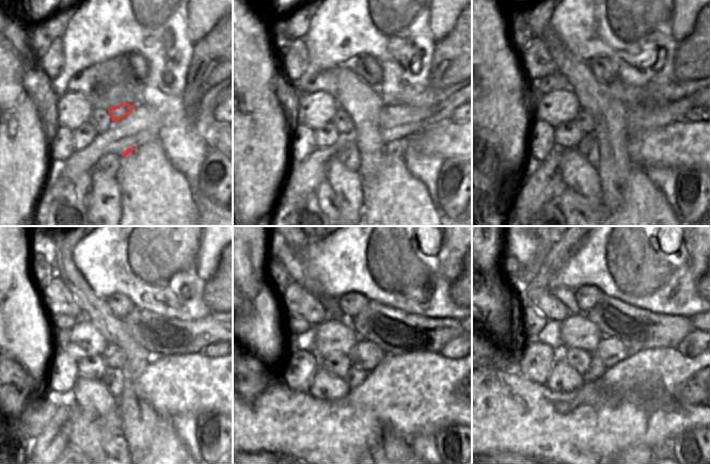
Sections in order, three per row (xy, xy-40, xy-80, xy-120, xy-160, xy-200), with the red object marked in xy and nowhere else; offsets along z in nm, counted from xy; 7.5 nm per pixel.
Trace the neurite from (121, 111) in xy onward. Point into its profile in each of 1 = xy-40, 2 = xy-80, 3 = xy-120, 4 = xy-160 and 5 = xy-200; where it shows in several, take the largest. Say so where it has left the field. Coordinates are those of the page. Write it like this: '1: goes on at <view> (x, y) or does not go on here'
1: goes on at xy-40 (363, 102)
2: goes on at xy-80 (615, 168)
3: goes on at xy-120 (140, 421)
4: goes on at xy-160 (285, 248)
5: goes on at xy-200 (522, 248)

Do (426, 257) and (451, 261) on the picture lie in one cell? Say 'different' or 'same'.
different

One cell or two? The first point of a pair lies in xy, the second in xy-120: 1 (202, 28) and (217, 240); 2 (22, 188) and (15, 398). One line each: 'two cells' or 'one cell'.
1: one cell
2: one cell

